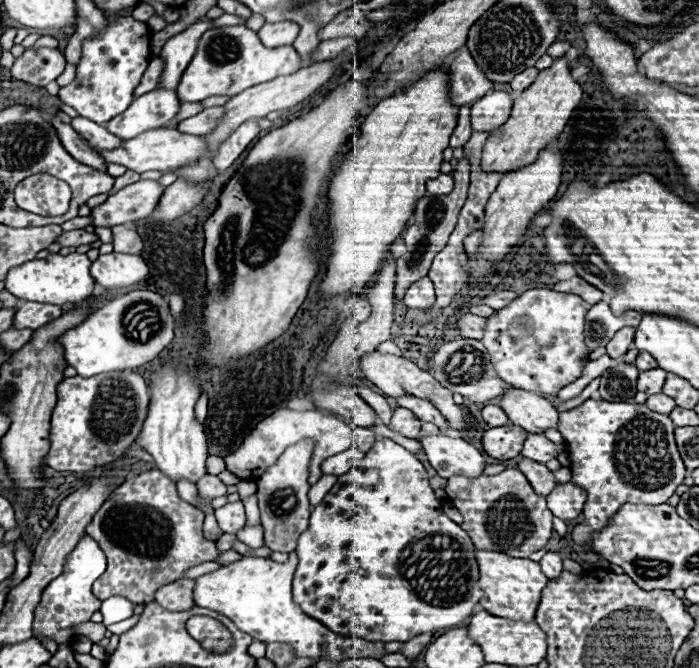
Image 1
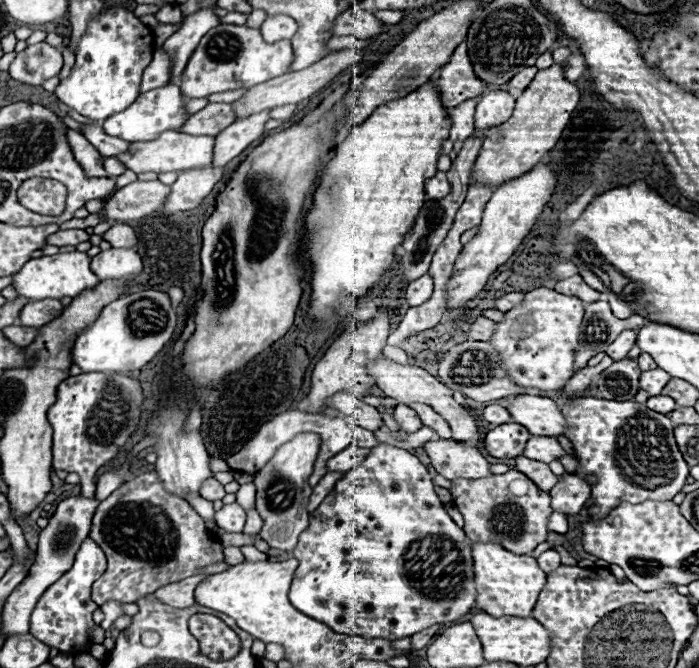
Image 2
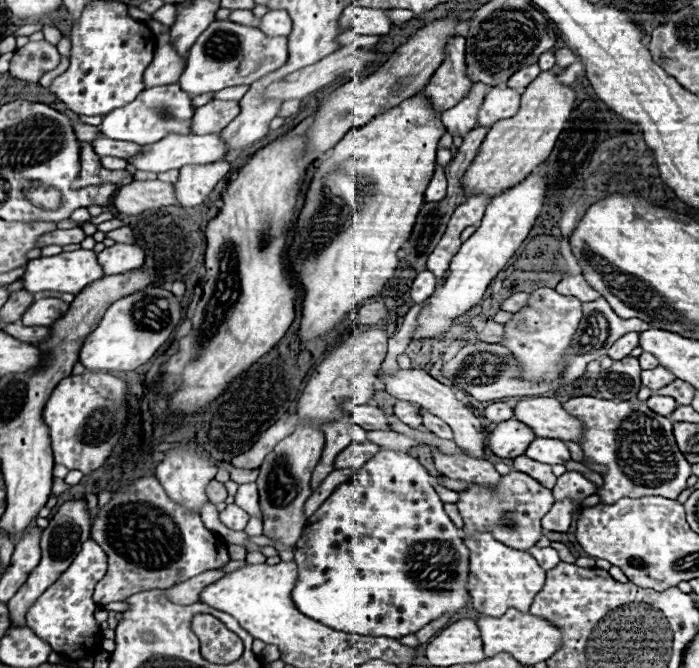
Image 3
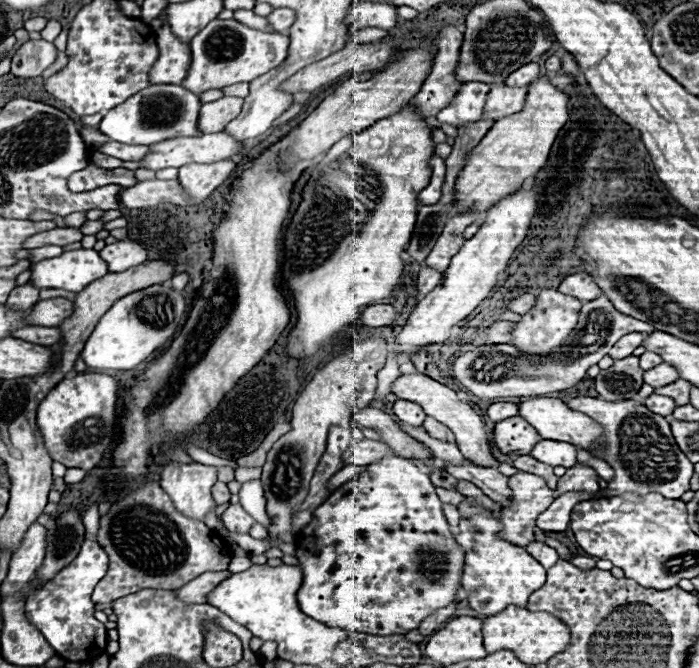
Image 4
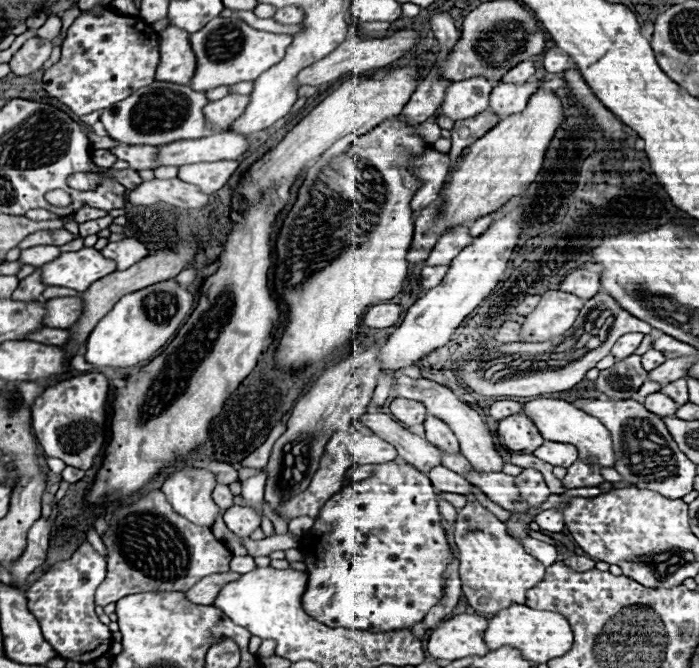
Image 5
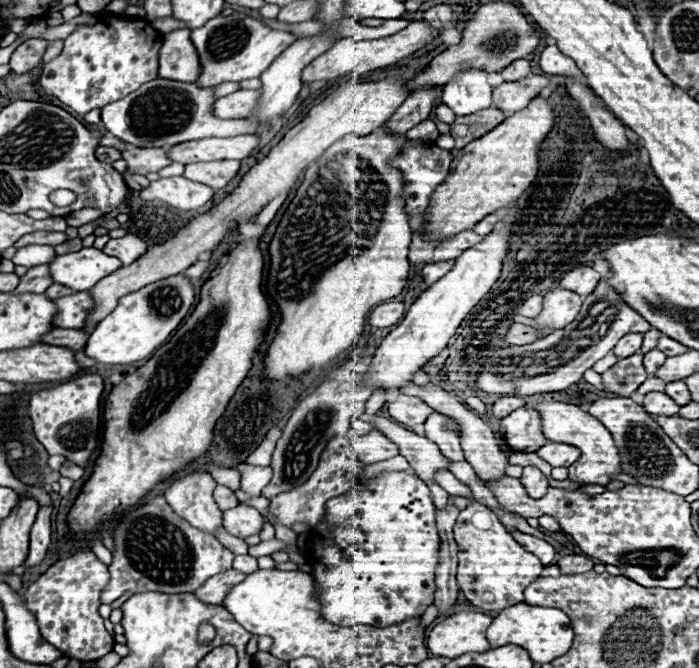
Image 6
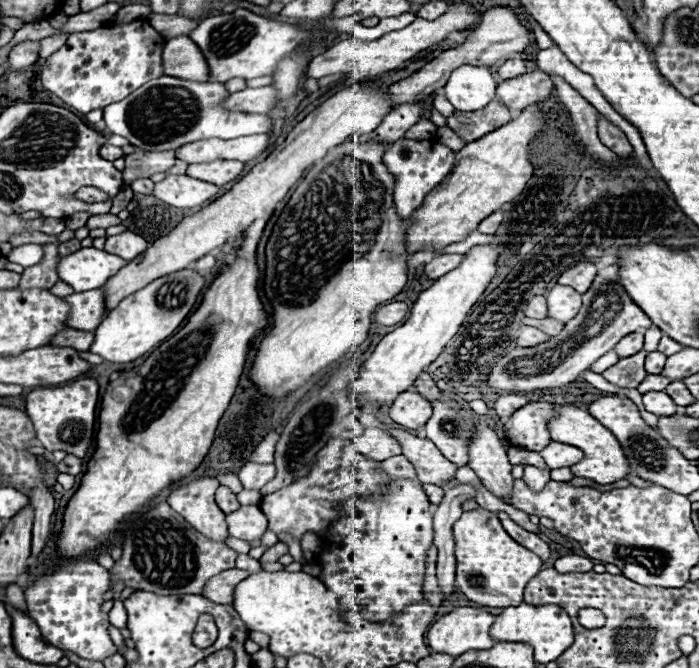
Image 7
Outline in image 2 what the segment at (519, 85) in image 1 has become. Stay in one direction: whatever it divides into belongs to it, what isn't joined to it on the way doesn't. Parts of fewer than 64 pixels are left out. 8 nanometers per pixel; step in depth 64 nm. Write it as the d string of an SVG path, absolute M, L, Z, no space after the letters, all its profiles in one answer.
M530 66L530 68L524 68L520 74L516 74L510 82L508 82L508 86L512 88L512 90L516 90L516 92L520 92L520 90L524 90L532 80L534 80L534 76L536 76L536 72L538 72L538 68L536 66Z

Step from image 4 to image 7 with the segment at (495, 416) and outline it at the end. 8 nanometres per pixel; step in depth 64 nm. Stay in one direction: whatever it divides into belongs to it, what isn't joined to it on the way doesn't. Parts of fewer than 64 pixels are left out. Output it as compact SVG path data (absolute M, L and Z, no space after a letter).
M506 394L500 396L494 404L494 412L498 418L508 418L514 414L514 410L518 410L520 406L524 406L528 400L524 394Z

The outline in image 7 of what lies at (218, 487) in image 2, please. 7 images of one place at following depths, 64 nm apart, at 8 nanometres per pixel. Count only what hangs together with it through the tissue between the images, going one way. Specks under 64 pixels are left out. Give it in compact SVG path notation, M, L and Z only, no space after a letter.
M220 486L220 488L216 490L216 504L220 506L220 510L222 510L224 514L234 512L234 510L240 508L240 504L238 504L238 500L236 500L236 494L232 494L226 486Z

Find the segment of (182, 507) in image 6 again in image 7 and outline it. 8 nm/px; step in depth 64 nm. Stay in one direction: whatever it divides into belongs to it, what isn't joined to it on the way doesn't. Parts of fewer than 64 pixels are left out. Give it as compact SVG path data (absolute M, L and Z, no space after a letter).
M198 478L170 492L168 504L200 534L216 542L224 542L228 536L224 512L214 502L218 486L216 478Z

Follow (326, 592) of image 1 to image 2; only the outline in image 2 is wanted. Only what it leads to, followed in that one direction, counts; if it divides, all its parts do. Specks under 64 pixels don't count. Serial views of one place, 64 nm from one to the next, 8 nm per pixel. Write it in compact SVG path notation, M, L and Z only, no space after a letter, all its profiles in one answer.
M390 444L374 446L360 466L368 470L368 478L350 484L344 492L336 488L310 514L310 526L294 548L300 566L292 580L290 602L334 632L364 638L400 640L434 624L458 622L476 602L472 548L464 530L446 514L426 466L408 450Z

